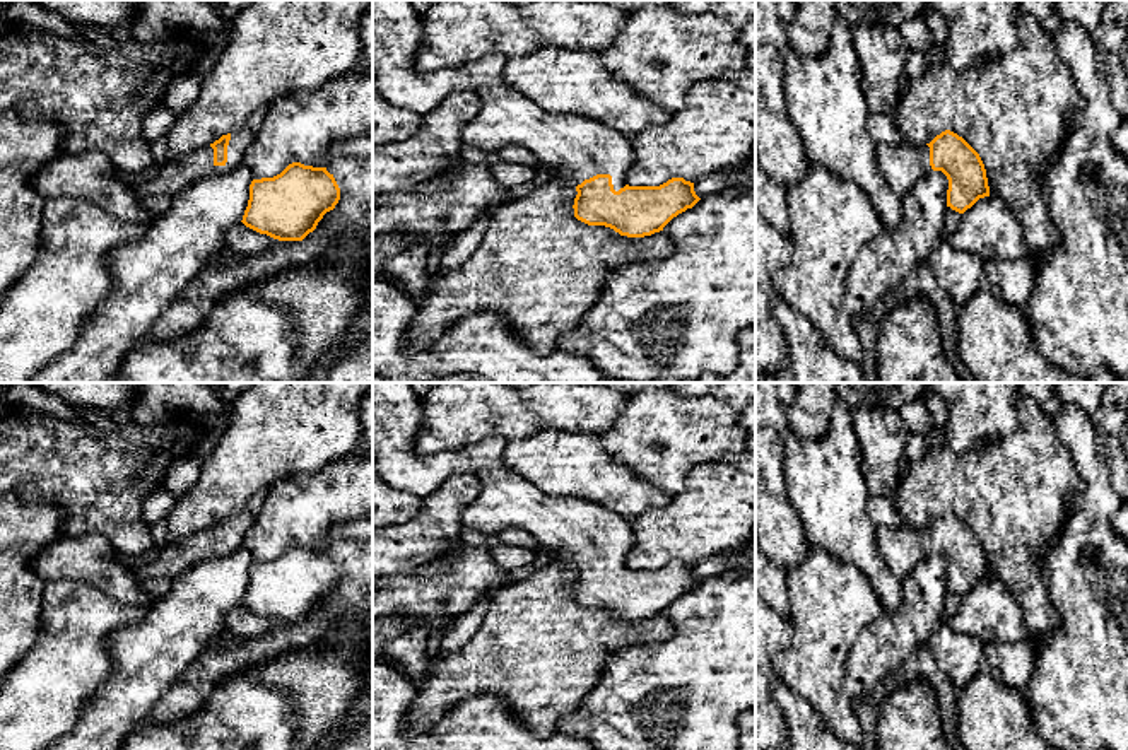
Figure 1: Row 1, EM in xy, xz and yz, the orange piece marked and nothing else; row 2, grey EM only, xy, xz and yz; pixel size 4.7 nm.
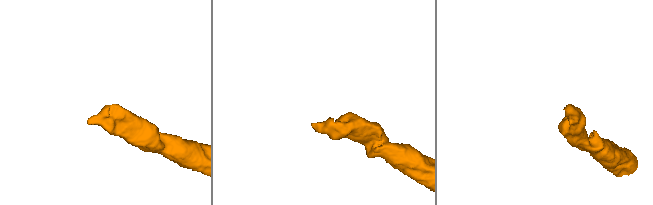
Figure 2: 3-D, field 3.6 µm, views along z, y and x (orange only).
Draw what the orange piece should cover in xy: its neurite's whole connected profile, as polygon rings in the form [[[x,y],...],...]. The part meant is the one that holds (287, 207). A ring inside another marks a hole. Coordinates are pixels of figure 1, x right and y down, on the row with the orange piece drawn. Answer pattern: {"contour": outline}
{"contour": [[[292,162],[273,178],[251,181],[241,222],[279,241],[303,241],[338,200],[340,188],[326,167]]]}

